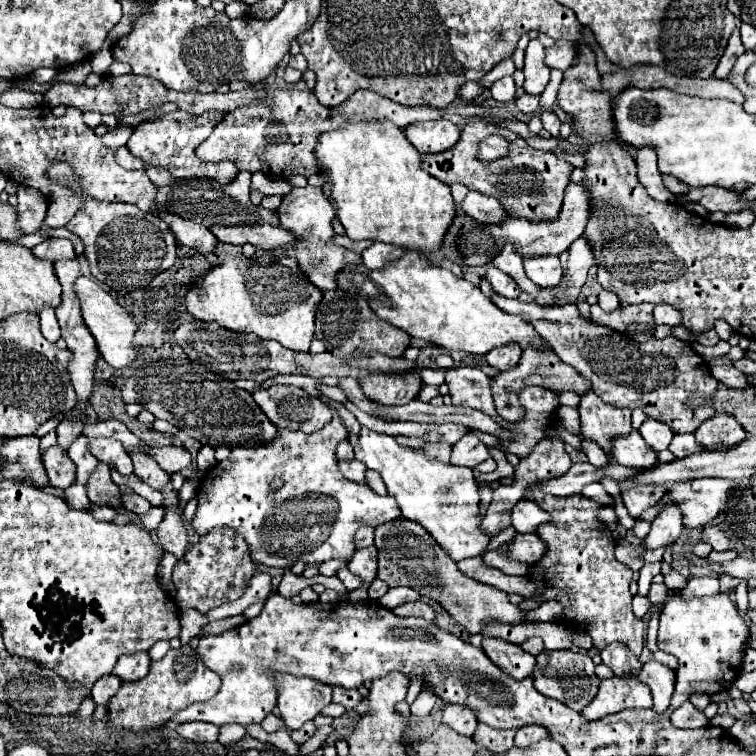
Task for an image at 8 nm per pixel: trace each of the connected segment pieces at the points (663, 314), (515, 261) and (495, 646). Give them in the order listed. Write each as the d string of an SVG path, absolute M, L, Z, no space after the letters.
M658 304L654 310L654 320L658 324L668 324L668 326L678 326L682 322L680 318L680 310L674 310L672 306L666 304Z
M504 244L504 248L500 250L500 256L496 256L496 260L492 260L492 264L496 268L500 268L502 272L510 274L524 292L528 292L532 296L538 294L540 288L526 276L526 272L524 272L524 260L516 252L516 248L512 248L512 244Z
M484 638L482 648L496 666L500 666L506 674L514 676L516 680L530 676L534 670L536 658L524 652L518 644L510 644L500 638Z

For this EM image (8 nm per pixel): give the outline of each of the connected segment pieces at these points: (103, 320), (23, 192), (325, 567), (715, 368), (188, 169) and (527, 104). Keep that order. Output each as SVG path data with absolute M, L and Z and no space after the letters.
M80 276L76 280L76 292L80 298L80 306L82 306L82 316L86 326L90 328L98 350L102 354L102 358L112 366L112 368L128 368L136 362L140 348L134 344L134 334L138 330L134 316L130 312L126 312L112 296L110 292L106 292L100 284L96 284L92 278L88 276Z
M18 188L18 226L23 234L32 234L40 228L46 216L46 200L36 188Z
M330 560L330 562L324 562L324 564L320 564L318 566L318 572L322 574L322 576L334 576L336 572L338 572L338 568L342 568L346 562L342 562L342 560Z
M726 356L712 360L712 362L710 362L710 370L712 370L712 376L714 376L718 382L722 382L724 386L728 386L728 388L732 388L732 390L744 390L744 388L750 386L750 384L748 384L748 378L746 378L742 372L738 372L738 370L734 368L734 364L732 364Z
M174 110L166 116L162 116L160 120L152 120L152 122L144 122L140 126L134 128L126 148L138 156L146 166L156 166L156 168L164 168L172 174L172 178L188 178L188 176L206 176L212 178L220 184L228 184L232 182L232 178L236 176L236 166L232 162L220 162L220 164L208 164L208 162L200 162L194 154L196 146L200 142L204 142L212 128L222 120L222 114L204 114L204 116L190 116L188 112L182 110Z
M530 94L520 96L520 98L516 98L516 108L524 114L534 114L538 110L538 100L540 100L538 96L530 96Z

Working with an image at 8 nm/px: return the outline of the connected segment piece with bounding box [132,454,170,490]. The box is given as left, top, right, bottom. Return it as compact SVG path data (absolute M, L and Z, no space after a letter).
M134 454L132 462L134 462L134 474L146 484L150 484L154 490L162 490L170 482L170 474L162 472L162 468L158 468L158 464L150 456Z

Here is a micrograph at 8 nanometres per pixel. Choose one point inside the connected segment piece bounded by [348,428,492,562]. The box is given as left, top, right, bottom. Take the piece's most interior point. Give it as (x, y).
(444, 499)

